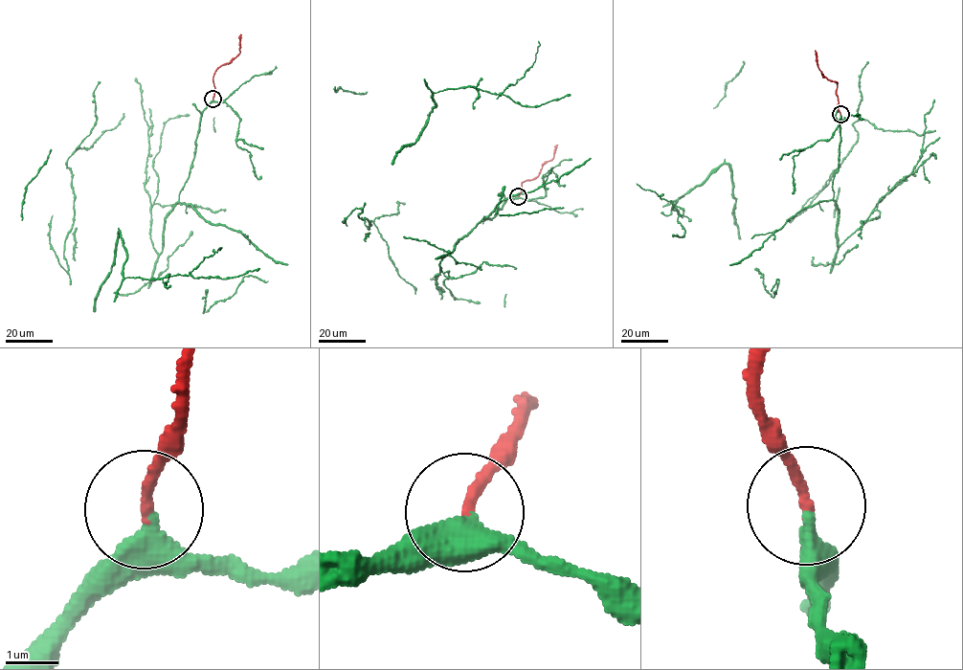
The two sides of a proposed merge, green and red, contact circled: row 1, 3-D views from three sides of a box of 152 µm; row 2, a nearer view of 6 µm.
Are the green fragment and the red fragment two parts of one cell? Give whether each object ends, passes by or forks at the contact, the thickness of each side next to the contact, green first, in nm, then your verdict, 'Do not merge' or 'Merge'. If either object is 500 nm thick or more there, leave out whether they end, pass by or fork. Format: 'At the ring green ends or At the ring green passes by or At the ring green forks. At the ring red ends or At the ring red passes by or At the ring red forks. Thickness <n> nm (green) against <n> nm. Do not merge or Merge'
At the ring green ends. At the ring red ends. Thickness 360 nm (green) against 190 nm. Merge

